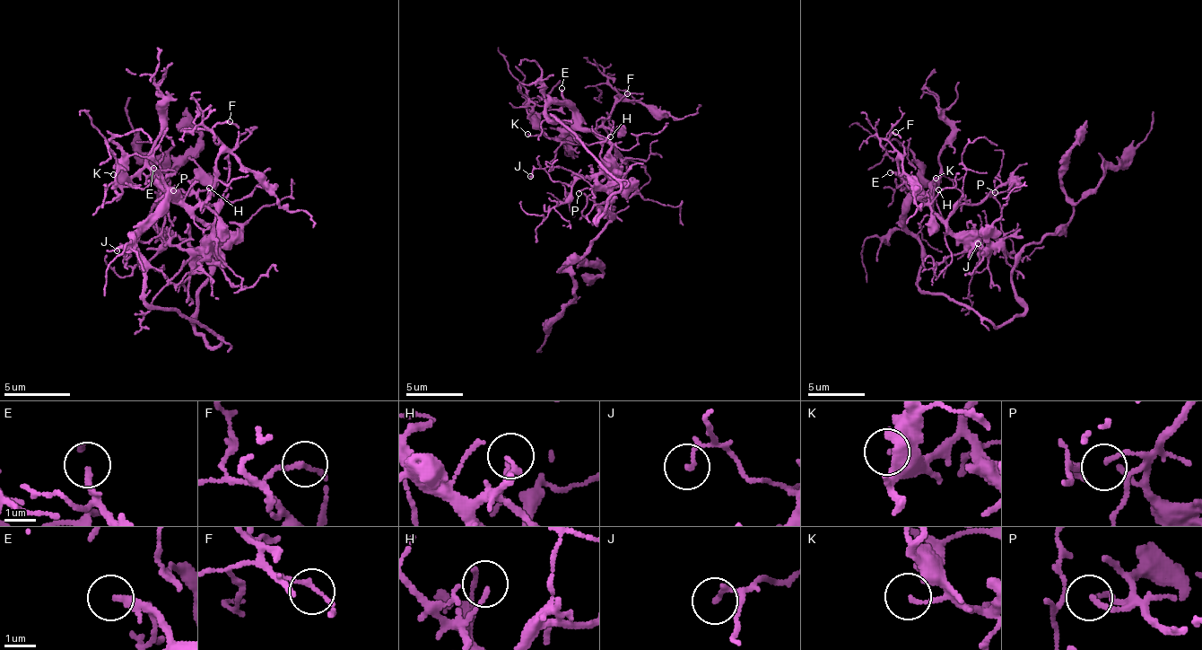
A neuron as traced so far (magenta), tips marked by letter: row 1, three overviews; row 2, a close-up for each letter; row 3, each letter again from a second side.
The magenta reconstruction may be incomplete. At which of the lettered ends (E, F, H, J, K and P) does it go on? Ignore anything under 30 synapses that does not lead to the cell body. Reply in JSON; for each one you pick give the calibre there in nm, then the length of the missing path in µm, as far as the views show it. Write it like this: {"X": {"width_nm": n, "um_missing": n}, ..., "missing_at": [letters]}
{"E": {"width_nm": 170, "um_missing": 50}, "missing_at": ["E"]}

